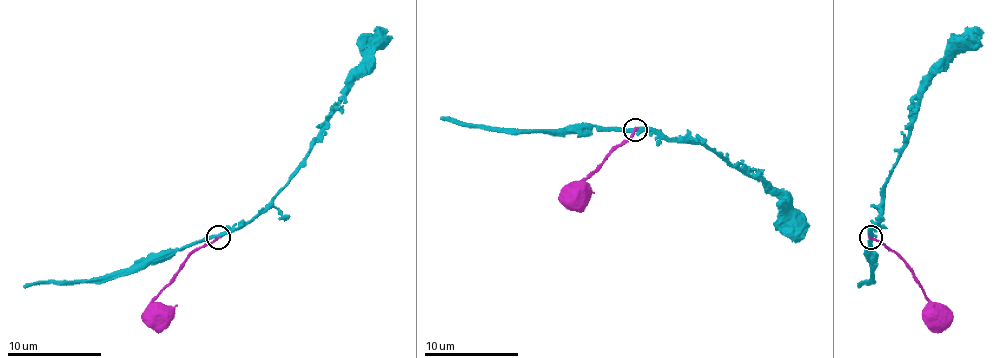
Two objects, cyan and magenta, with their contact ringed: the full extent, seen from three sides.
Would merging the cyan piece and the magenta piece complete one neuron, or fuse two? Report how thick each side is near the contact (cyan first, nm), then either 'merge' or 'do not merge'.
360/200 nm | do not merge

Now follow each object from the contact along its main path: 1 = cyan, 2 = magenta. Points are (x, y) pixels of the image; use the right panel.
1: (870, 238), (882, 193), (903, 151), (910, 111), (922, 94), (922, 87), (983, 30)
2: (870, 238), (889, 247), (938, 309), (938, 323), (945, 330)

